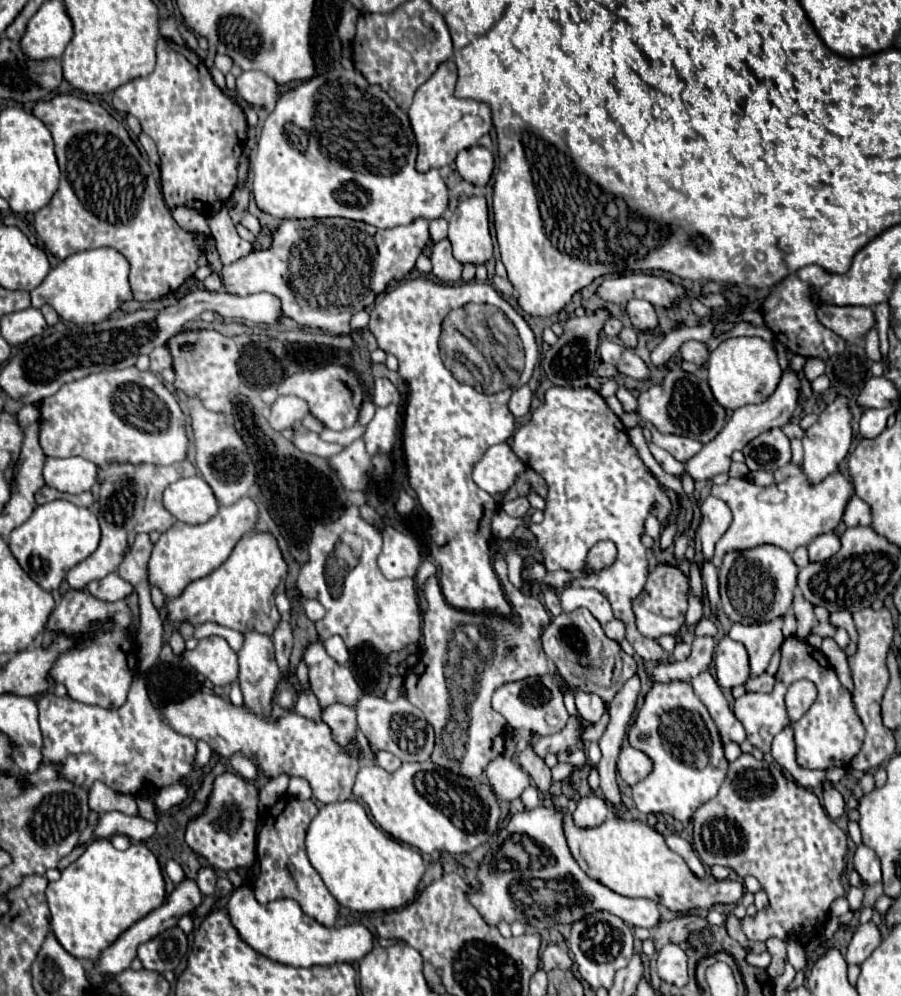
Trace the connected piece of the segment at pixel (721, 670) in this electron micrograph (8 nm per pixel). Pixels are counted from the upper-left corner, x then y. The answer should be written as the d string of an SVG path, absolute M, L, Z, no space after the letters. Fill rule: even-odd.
M728 635L722 637L716 645L716 679L724 689L732 689L736 685L744 685L750 677L748 651L742 643L736 643Z

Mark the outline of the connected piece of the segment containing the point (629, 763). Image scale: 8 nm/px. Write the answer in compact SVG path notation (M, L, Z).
M624 745L618 757L618 773L628 785L636 785L640 779L648 777L652 771L652 759L644 755L644 751Z

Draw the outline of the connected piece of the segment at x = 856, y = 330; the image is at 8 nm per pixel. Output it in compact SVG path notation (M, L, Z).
M818 303L816 315L822 325L832 329L848 343L860 343L864 335L874 327L874 313L870 307L856 307L856 305L828 305Z

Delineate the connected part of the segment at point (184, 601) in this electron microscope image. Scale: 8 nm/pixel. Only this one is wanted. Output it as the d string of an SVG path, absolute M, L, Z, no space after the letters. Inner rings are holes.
M248 533L244 535L230 557L210 575L192 581L176 599L166 603L168 619L180 627L190 621L194 627L200 623L212 621L242 633L258 631L264 635L272 635L272 631L282 621L276 605L274 591L282 579L286 579L288 565L282 559L276 539L270 533Z

